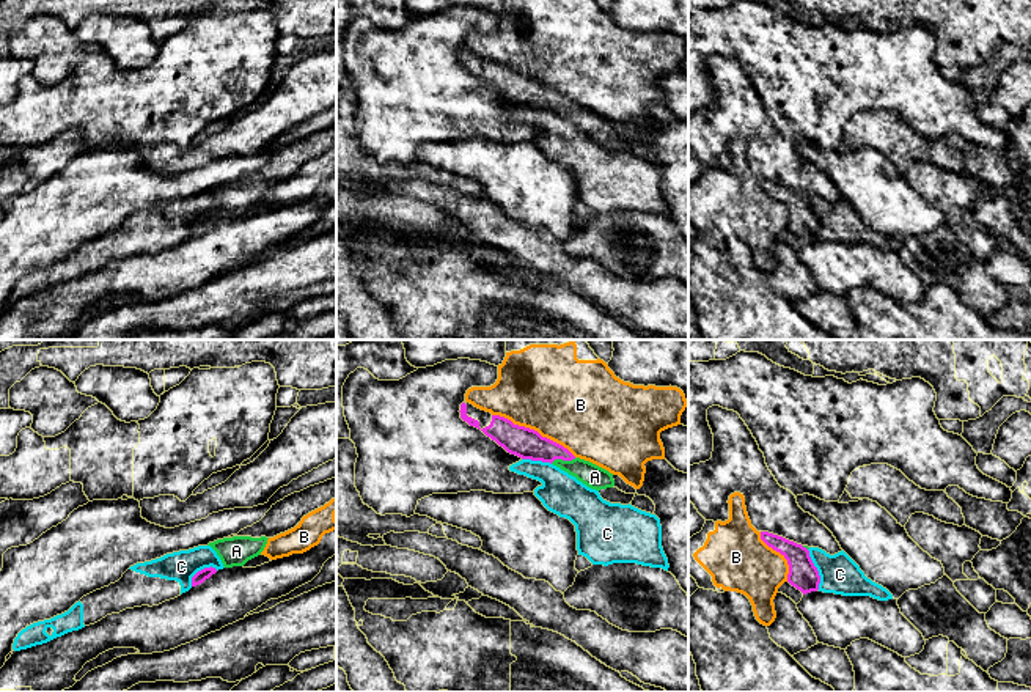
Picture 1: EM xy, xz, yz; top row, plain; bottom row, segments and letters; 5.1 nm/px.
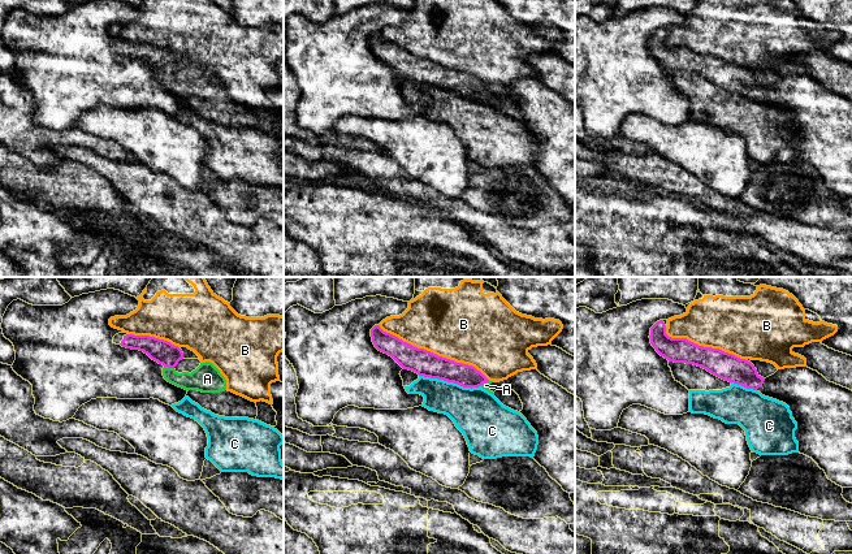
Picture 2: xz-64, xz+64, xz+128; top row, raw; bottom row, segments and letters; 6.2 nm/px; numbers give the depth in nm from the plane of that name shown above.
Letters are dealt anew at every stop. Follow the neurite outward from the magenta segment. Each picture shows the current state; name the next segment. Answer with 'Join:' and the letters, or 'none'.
Join: A

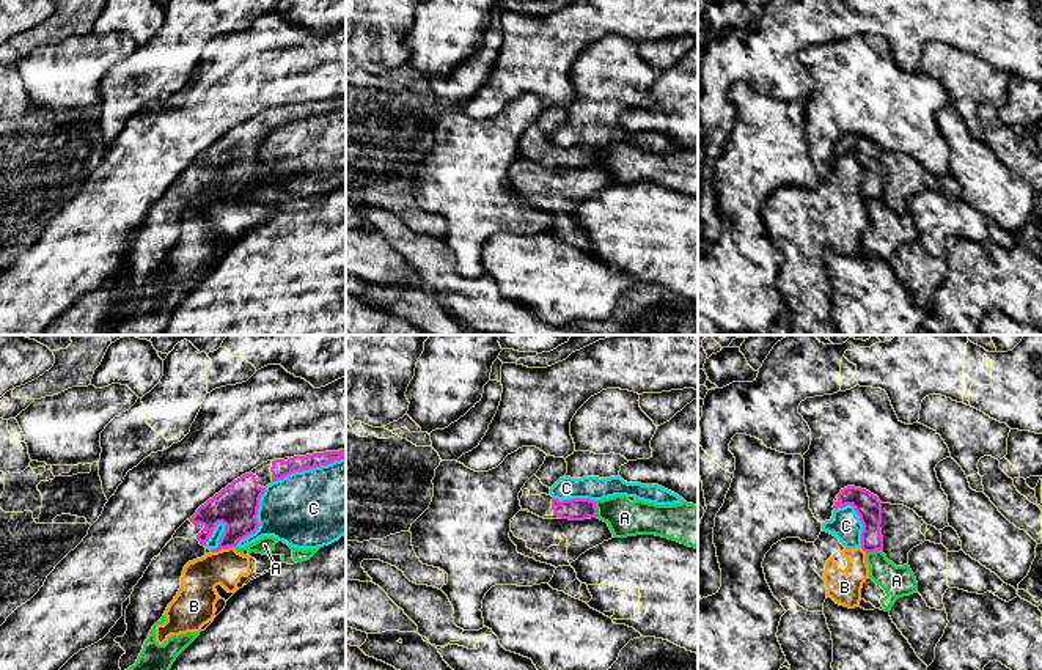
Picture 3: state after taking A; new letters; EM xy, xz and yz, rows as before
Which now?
Join: none

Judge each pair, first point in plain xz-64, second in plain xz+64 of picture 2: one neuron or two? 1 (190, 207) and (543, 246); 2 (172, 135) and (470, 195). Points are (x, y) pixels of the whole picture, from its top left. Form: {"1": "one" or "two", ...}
{"1": "one", "2": "two"}

